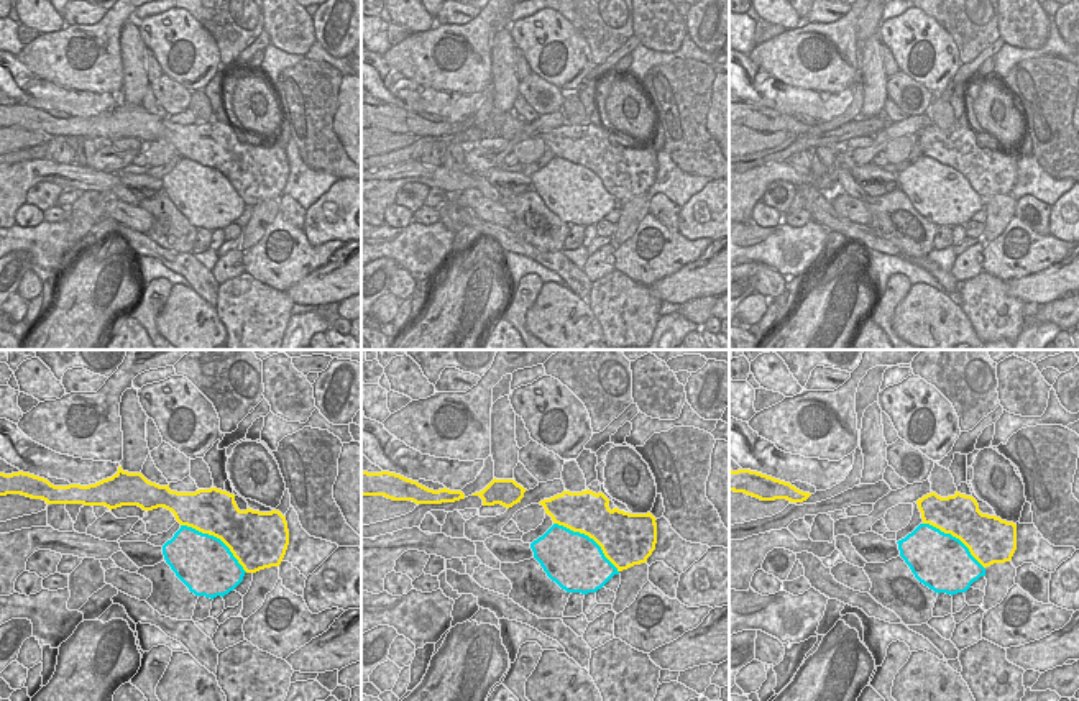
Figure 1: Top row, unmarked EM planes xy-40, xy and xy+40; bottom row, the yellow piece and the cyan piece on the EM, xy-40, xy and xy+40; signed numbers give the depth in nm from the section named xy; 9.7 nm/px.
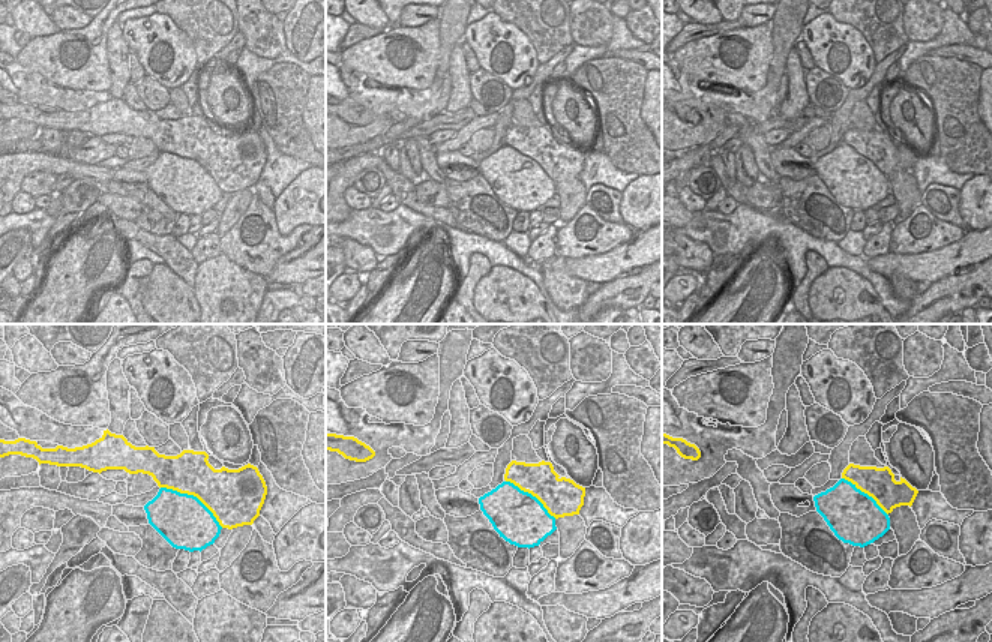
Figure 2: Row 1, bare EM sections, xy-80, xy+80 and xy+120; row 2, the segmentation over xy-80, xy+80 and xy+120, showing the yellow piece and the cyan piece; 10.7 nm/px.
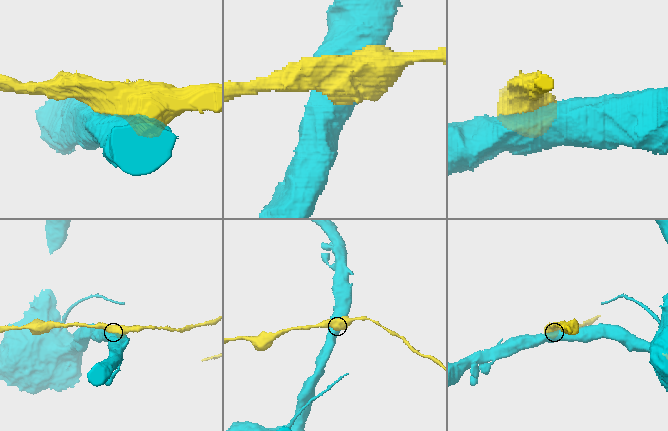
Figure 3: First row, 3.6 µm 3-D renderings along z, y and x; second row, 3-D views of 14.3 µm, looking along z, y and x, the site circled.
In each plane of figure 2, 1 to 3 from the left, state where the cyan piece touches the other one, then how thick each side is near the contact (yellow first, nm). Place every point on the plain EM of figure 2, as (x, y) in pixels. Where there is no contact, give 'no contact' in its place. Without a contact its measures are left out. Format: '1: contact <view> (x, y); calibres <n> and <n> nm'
1: contact xy-80 (194, 159); calibres 460 and 480 nm
2: contact xy+80 (532, 158); calibres 360 and 480 nm
3: contact xy+120 (866, 156); calibres 340 and 480 nm

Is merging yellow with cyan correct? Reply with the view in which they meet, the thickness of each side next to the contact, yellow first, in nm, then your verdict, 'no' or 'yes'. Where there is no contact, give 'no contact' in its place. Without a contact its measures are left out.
xy-40 | 440/480 nm | no

